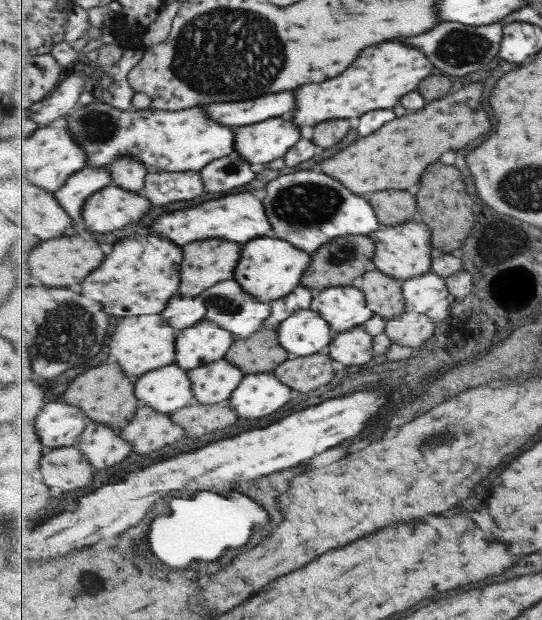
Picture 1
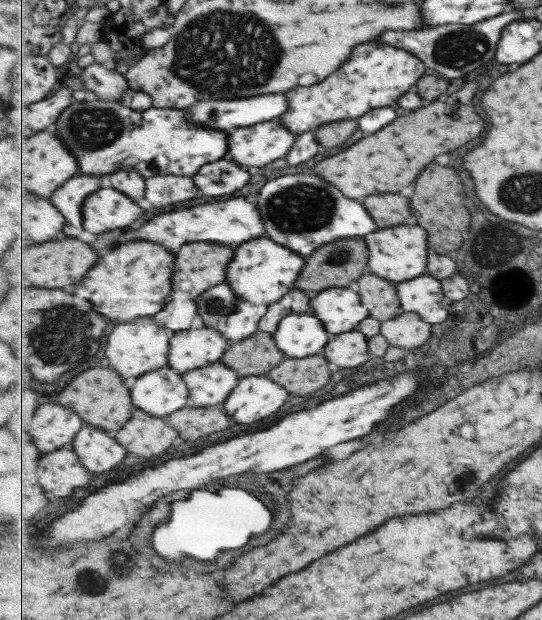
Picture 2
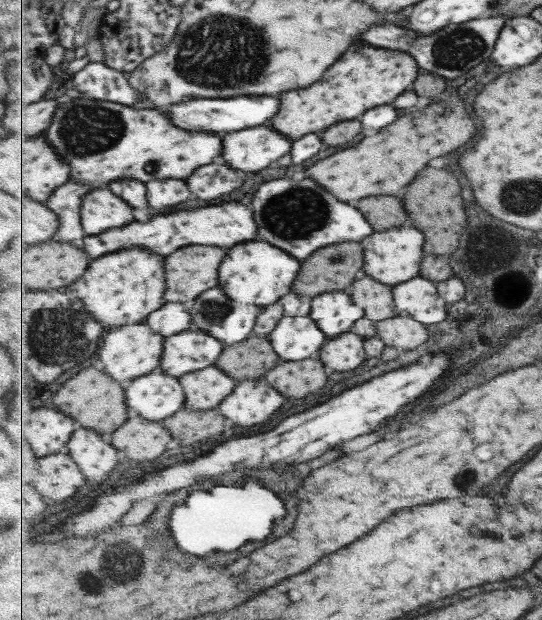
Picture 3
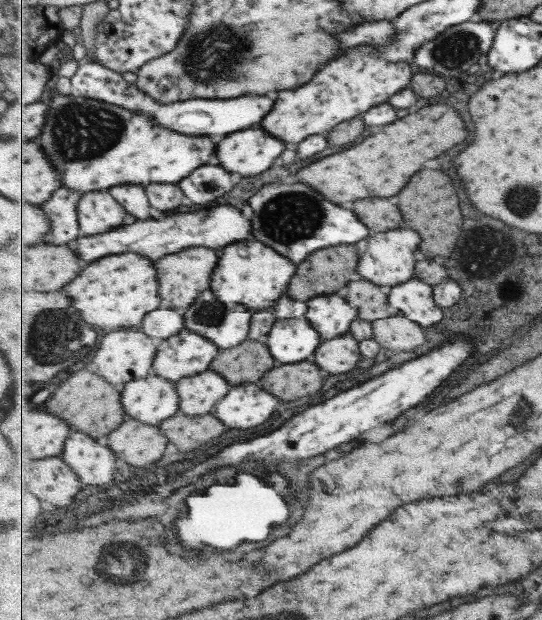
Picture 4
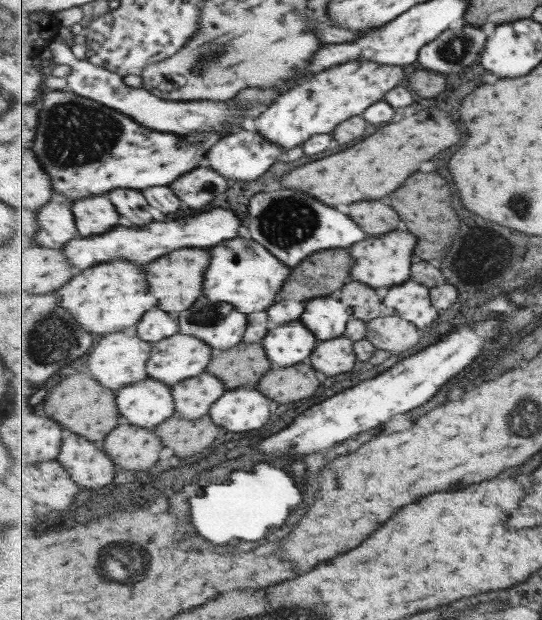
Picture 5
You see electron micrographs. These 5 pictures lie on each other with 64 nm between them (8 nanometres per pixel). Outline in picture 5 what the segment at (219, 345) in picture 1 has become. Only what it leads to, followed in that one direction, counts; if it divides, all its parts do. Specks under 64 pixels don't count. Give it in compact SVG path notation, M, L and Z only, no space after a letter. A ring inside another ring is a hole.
M174 334L153 344L150 364L147 366L147 371L150 372L148 376L173 387L183 380L206 373L210 367L211 360L213 360L214 353L215 350L212 346L209 346L207 342L203 342L203 339L197 338L195 335Z

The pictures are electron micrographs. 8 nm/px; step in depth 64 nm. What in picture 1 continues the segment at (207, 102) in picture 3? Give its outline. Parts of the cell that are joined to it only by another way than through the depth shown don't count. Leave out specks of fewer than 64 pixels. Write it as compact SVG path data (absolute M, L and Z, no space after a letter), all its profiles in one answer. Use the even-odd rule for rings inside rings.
M281 92L281 94L269 94L267 98L255 98L251 102L219 102L207 106L206 110L211 110L211 118L238 128L277 116L288 116L295 105L296 98L293 92Z

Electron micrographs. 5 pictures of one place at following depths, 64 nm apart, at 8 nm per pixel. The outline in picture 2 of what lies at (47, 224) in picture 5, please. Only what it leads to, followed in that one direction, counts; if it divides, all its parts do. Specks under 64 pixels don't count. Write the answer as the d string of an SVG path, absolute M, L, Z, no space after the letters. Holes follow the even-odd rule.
M77 174L61 186L63 190L56 190L54 196L50 198L63 216L67 216L65 229L61 236L69 238L79 238L85 228L83 228L83 200L97 192L103 186L103 177L91 174Z

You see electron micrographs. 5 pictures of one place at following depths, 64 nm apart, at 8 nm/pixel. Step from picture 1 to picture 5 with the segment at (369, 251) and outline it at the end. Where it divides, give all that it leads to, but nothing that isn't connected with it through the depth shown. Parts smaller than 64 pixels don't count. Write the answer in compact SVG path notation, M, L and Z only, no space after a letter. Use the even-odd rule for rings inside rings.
M349 248L327 249L312 254L292 270L289 280L283 285L280 297L305 302L317 297L327 297L353 280L354 264Z

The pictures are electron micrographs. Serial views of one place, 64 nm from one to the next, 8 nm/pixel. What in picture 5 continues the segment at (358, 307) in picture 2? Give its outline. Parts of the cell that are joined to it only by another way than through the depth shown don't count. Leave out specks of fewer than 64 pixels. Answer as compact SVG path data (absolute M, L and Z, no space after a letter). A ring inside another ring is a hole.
M317 297L306 302L300 321L314 331L319 341L326 341L343 337L353 314L354 307L341 299Z

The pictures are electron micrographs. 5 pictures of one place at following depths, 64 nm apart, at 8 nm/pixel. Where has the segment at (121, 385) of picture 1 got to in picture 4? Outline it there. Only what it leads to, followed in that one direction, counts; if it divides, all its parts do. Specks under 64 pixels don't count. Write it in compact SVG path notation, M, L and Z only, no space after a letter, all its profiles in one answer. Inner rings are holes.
M79 370L77 374L73 373L69 380L65 380L59 386L59 394L55 390L47 406L45 406L45 400L41 400L41 405L59 418L65 418L74 430L83 431L95 439L108 436L121 427L126 413L122 403L122 393L94 370L91 372Z

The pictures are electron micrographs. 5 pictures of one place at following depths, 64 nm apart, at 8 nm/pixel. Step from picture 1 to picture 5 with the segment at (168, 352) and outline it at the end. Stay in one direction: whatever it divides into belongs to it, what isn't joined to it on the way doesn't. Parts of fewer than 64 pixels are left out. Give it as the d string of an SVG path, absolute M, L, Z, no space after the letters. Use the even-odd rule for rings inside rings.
M126 330L117 333L104 335L90 354L91 358L87 360L87 372L94 375L103 387L107 387L115 392L123 388L141 382L149 378L147 366L150 364L151 352L153 352L153 343L145 342L138 337L136 330Z

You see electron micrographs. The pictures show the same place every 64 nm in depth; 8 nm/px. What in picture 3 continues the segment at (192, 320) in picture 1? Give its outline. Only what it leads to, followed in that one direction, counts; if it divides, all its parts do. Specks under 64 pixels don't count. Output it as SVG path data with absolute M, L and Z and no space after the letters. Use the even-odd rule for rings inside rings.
M167 302L161 309L149 315L145 321L157 334L175 336L191 326L192 316L189 306L190 304L183 302Z

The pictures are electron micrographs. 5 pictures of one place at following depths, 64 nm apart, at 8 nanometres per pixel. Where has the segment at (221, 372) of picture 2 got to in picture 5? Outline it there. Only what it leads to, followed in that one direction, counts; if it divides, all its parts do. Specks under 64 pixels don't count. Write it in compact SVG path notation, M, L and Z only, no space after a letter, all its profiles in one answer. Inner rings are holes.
M203 373L198 377L188 378L172 387L176 410L183 418L195 420L210 414L215 402L227 388L218 375Z

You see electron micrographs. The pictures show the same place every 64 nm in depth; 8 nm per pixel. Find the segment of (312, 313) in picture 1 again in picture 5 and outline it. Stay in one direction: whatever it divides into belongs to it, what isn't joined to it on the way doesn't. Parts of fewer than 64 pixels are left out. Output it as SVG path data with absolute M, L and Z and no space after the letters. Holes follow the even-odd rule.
M298 320L270 329L261 345L275 368L296 366L310 358L319 344L313 330Z

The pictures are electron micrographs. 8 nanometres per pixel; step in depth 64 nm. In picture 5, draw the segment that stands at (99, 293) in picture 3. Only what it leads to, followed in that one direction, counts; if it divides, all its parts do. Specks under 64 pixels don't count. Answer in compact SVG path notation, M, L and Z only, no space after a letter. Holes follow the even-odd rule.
M115 260L107 264L93 266L83 274L72 278L65 286L54 291L59 296L59 306L71 310L75 320L91 334L108 335L126 330L135 330L143 315L155 308L157 302L139 304L139 300L147 300L149 278L143 274L145 268L133 266L127 260Z

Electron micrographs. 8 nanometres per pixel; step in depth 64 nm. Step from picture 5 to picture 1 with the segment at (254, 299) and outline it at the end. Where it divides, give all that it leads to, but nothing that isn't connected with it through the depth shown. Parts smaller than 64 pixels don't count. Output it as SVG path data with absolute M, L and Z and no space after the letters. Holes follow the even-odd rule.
M275 236L256 238L242 246L242 258L235 271L234 279L241 282L246 290L259 302L267 302L286 297L301 285L303 273L309 268L312 254L301 250L294 243Z

